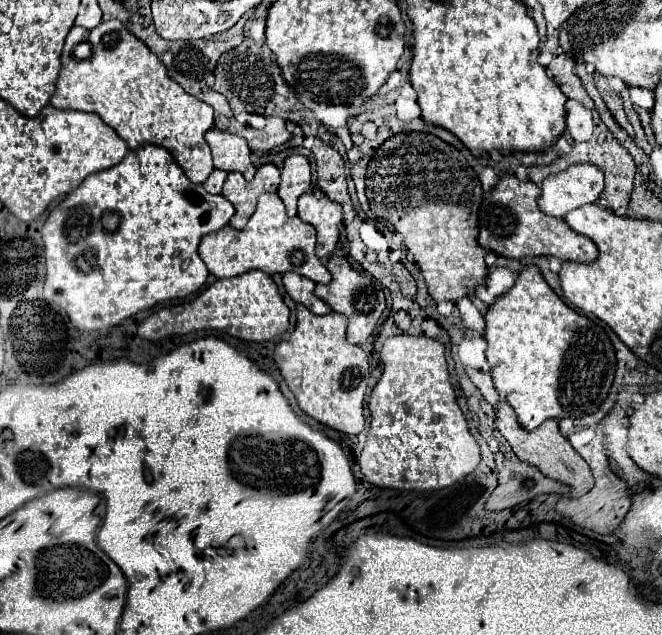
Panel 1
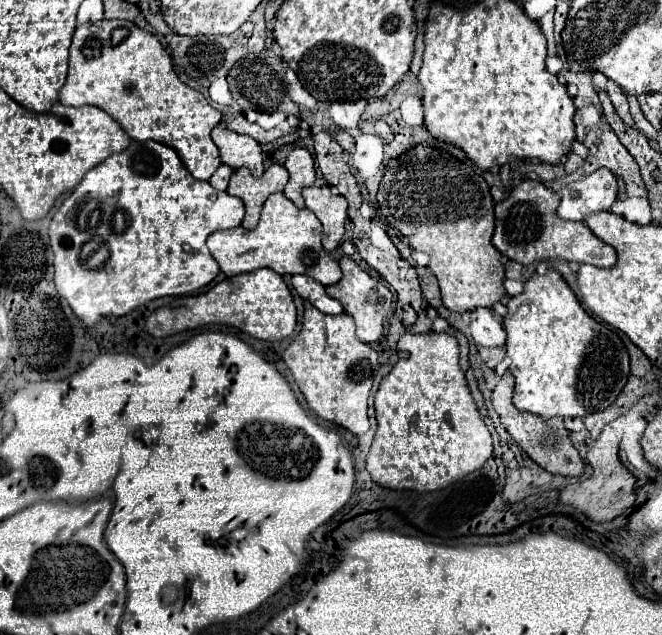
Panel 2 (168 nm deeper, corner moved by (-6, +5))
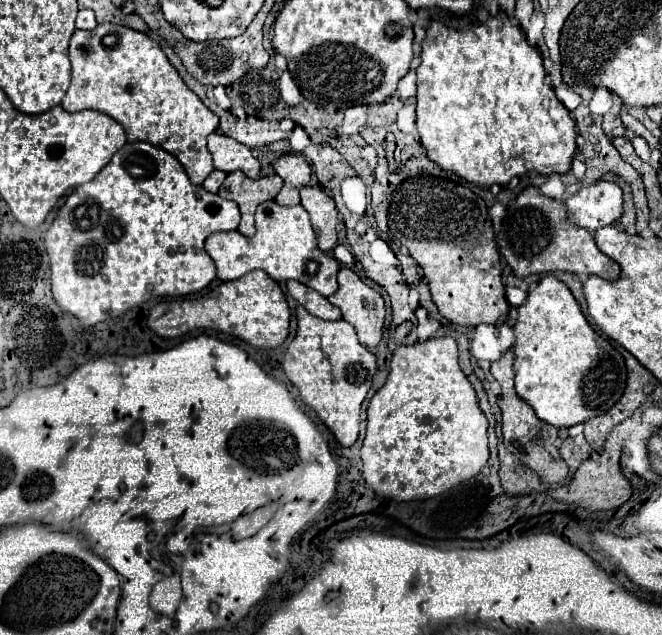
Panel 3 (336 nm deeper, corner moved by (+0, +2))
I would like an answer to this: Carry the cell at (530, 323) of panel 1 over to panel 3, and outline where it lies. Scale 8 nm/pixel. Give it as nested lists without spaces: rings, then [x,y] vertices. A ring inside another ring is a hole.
[[[548,274],[538,282],[538,286],[532,292],[528,292],[526,302],[518,306],[518,318],[512,328],[516,336],[516,342],[512,346],[514,372],[516,372],[516,378],[514,378],[516,394],[534,408],[540,420],[556,428],[562,428],[562,426],[570,428],[598,414],[604,414],[620,400],[624,386],[626,386],[626,364],[624,364],[622,354],[606,338],[598,336],[590,328],[572,292],[558,278]]]

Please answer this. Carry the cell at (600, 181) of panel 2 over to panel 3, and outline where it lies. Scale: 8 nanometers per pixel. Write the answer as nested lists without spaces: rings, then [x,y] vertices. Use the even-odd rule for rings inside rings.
[[[598,180],[566,200],[568,220],[594,232],[612,224],[622,214],[622,190],[618,184]]]

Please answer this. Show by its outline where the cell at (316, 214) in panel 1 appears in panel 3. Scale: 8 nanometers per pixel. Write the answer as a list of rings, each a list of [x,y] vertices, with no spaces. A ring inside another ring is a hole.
[[[320,186],[302,188],[300,198],[302,206],[310,214],[320,250],[330,252],[336,246],[336,224],[338,224],[338,210],[334,206],[334,200]]]

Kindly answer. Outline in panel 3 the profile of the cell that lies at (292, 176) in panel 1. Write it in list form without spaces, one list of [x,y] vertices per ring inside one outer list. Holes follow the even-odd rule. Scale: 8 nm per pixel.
[[[284,154],[274,162],[274,172],[284,180],[282,190],[276,196],[280,206],[294,206],[300,204],[300,188],[308,186],[312,166],[300,154]]]

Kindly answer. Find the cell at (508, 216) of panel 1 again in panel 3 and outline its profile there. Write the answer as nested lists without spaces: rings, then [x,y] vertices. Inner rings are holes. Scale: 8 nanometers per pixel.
[[[536,186],[524,188],[514,204],[508,206],[500,232],[496,234],[498,250],[518,278],[542,272],[564,270],[572,274],[596,274],[604,280],[616,280],[620,266],[602,254],[592,232],[572,224],[566,216],[566,206],[560,200],[544,196]]]

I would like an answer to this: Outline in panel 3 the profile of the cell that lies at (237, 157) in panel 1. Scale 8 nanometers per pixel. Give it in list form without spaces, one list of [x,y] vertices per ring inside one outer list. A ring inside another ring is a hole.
[[[212,132],[208,136],[208,150],[214,156],[214,168],[220,168],[224,172],[242,170],[248,178],[256,178],[260,174],[260,162],[252,150],[224,134]]]

